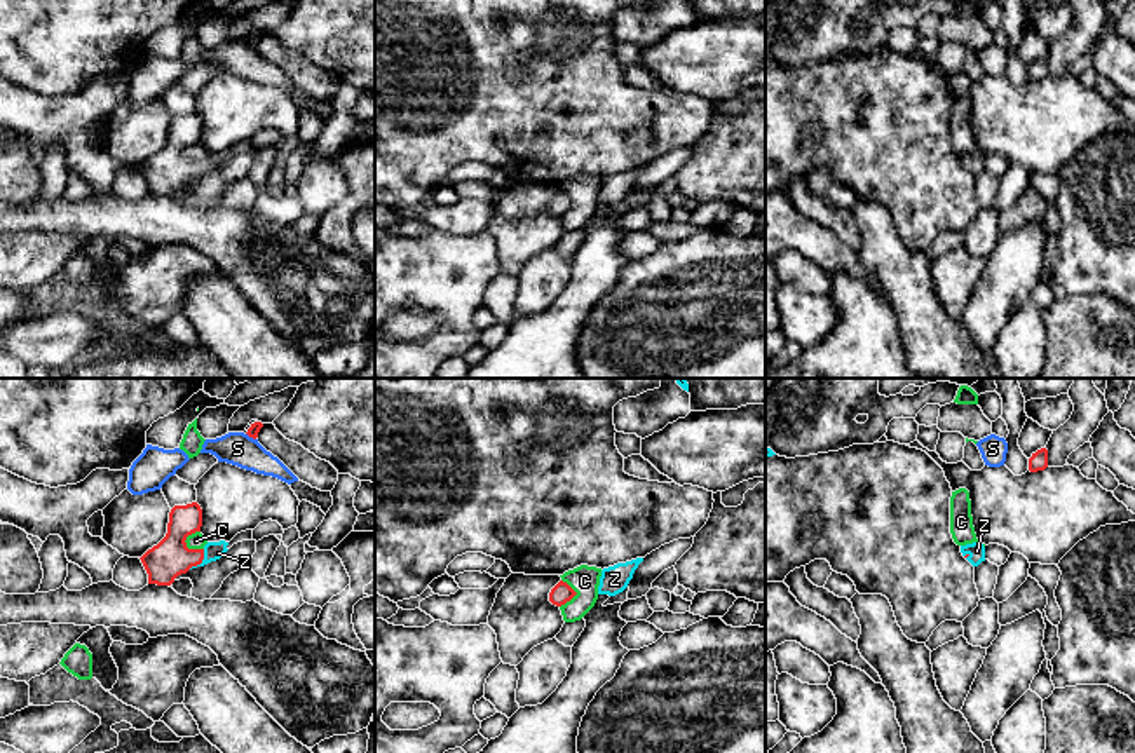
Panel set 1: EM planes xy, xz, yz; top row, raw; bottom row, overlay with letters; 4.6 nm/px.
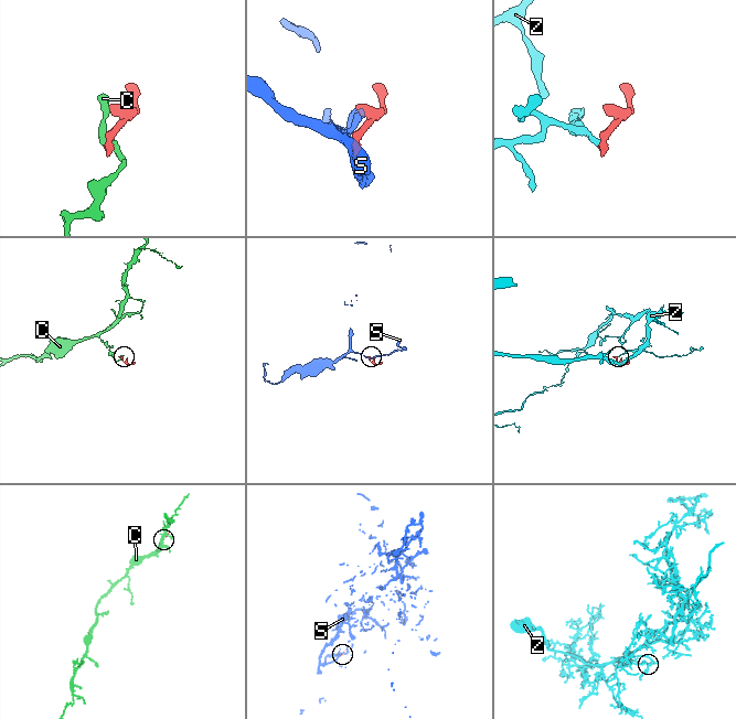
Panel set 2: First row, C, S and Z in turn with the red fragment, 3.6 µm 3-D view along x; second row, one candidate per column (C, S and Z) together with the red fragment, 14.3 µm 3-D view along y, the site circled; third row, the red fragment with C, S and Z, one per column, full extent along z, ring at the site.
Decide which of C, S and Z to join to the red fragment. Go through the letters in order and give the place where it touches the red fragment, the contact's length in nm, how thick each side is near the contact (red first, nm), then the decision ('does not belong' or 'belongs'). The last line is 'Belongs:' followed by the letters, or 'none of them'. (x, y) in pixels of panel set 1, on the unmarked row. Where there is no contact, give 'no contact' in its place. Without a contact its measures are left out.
C: xy (187, 145) | 110 nm | 180/80 nm | does not belong
S: xy (251, 46) | 60 nm | 50/160 nm | does not belong
Z: xy (201, 171) | 120 nm | 180/90 nm | belongs
Belongs: Z

